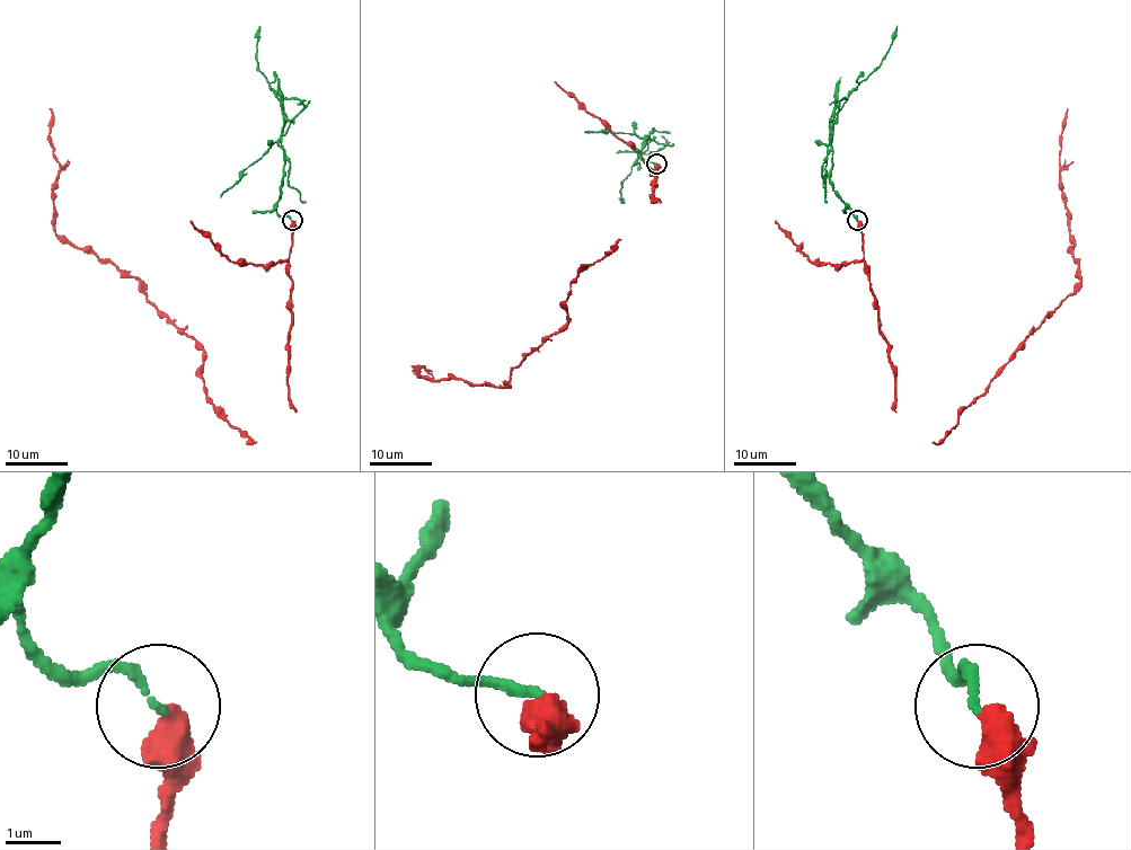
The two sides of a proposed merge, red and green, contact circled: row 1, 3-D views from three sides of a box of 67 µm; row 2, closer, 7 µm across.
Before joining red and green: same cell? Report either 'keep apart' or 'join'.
keep apart

